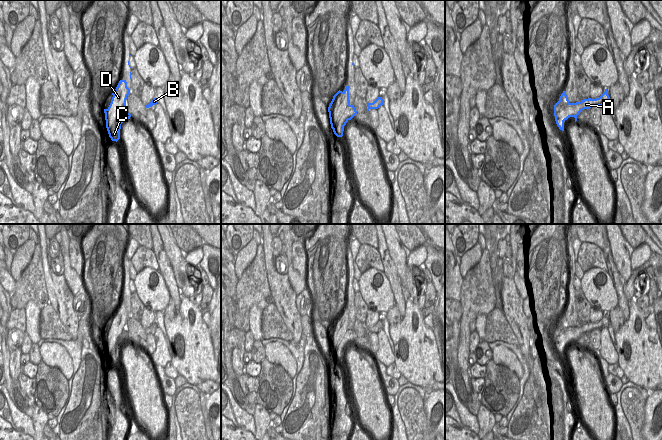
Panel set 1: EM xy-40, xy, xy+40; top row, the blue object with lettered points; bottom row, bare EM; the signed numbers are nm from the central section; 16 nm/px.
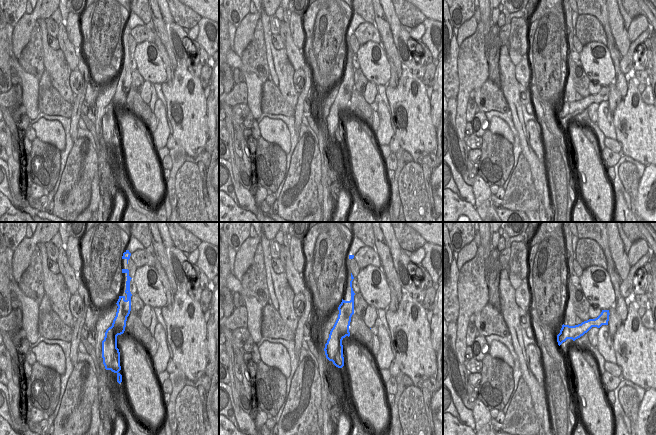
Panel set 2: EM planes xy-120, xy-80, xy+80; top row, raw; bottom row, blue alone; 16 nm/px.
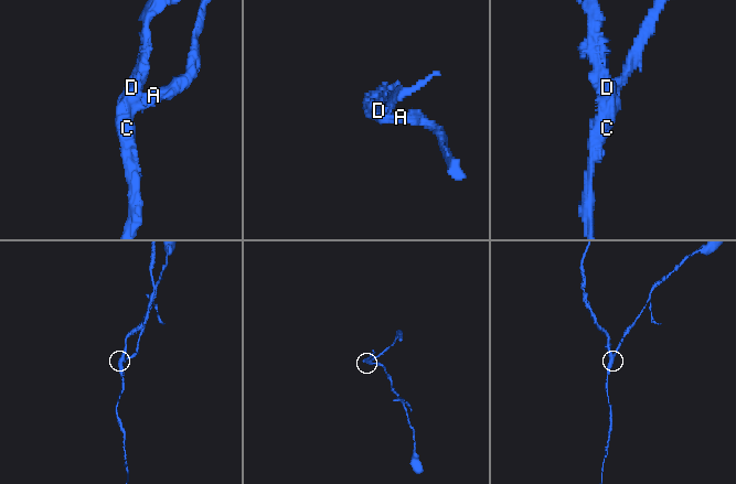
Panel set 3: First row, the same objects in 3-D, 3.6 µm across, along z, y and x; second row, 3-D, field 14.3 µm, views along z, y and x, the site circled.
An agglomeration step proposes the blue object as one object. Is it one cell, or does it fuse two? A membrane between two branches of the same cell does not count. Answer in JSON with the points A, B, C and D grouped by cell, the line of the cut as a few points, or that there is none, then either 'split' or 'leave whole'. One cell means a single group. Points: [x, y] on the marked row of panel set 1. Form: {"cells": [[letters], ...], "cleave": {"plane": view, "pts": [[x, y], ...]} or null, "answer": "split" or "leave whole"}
{"cells": [["A", "B", "C"], ["D"]], "cleave": {"plane": "xy-40", "pts": [[126, 106], [119, 113], [116, 122], [107, 130]]}, "answer": "split"}

